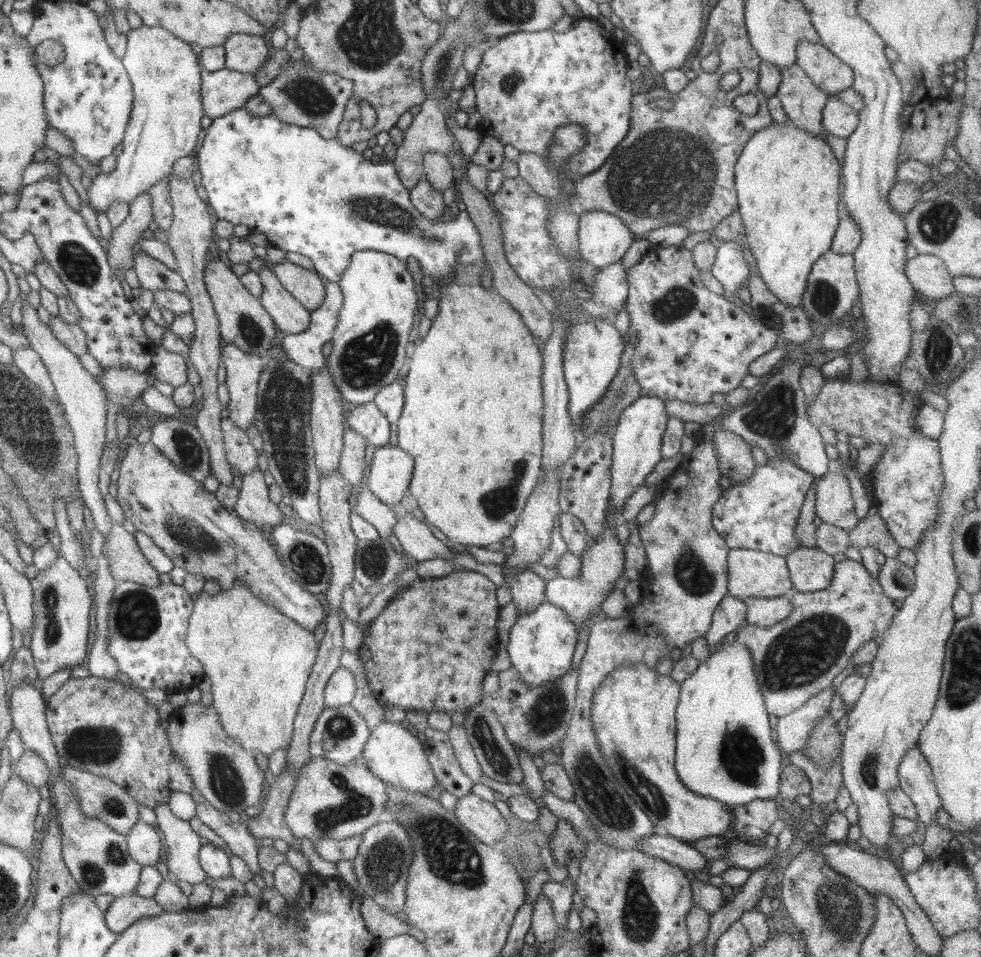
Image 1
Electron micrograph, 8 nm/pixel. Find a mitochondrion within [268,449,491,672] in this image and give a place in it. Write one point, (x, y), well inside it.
(306, 560)

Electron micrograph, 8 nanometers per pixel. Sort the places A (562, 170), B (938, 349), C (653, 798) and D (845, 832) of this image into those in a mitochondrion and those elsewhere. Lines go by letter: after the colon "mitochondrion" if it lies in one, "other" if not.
A: other
B: mitochondrion
C: mitochondrion
D: other

